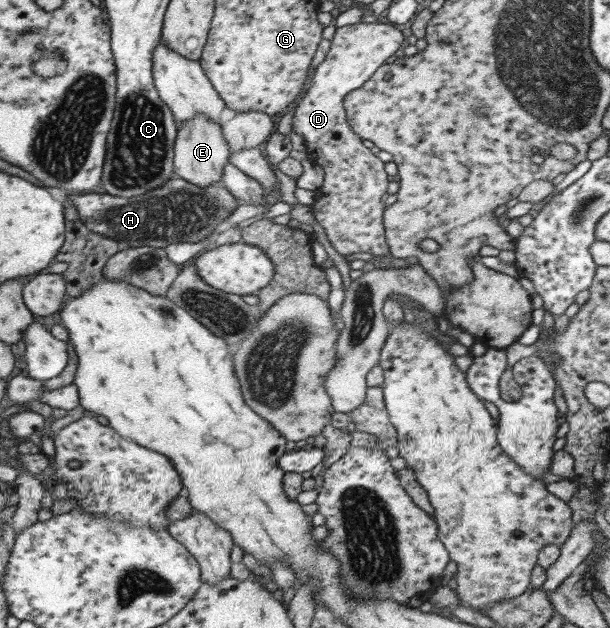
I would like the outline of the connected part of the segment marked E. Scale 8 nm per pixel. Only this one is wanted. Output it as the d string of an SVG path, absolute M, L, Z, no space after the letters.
M196 113L194 117L176 125L174 145L172 145L174 176L198 187L206 187L206 185L212 185L212 183L221 184L222 169L228 163L229 154L220 126L219 123L210 121L208 117L204 116L204 113Z

